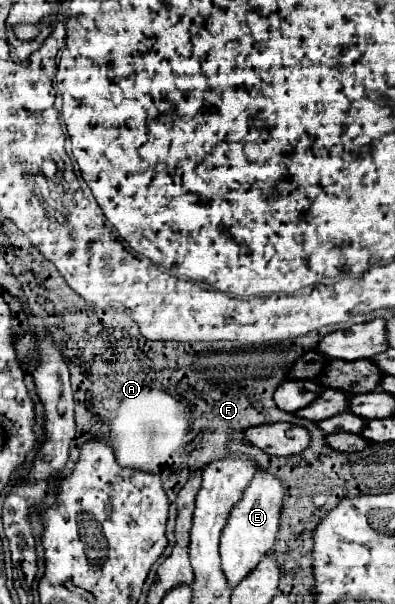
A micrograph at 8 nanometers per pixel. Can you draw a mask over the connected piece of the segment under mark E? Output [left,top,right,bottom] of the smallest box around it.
[221,472,285,588]

